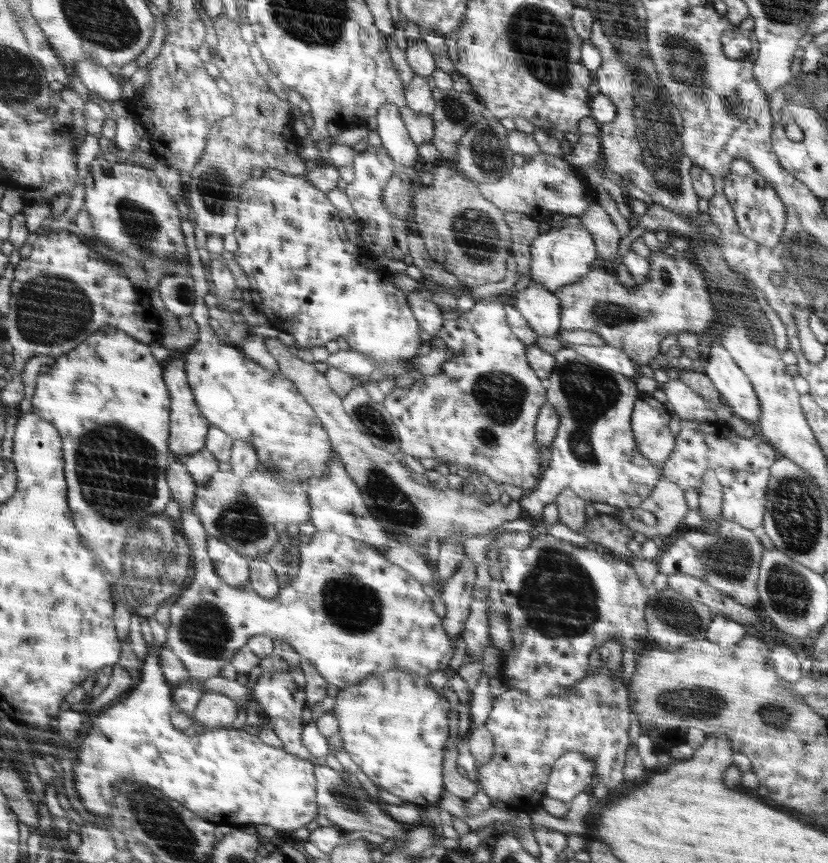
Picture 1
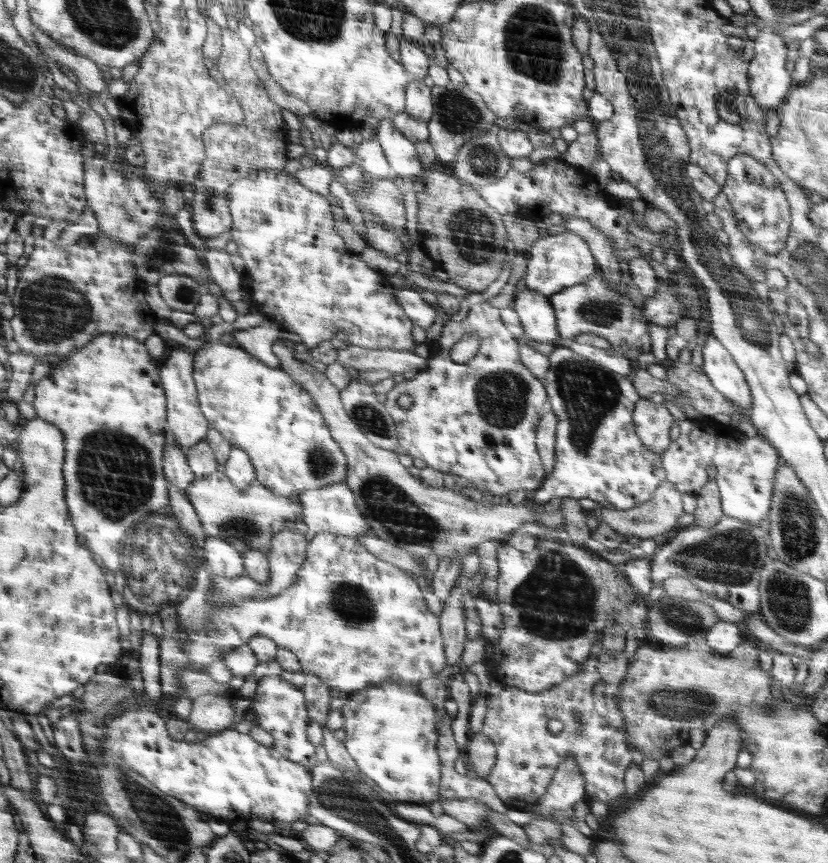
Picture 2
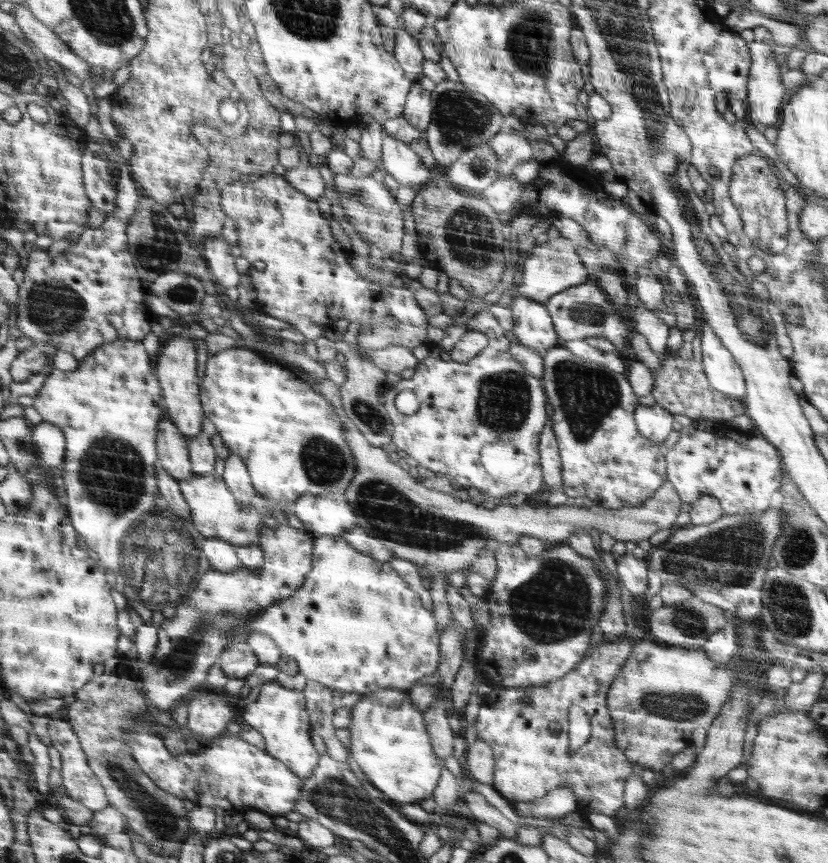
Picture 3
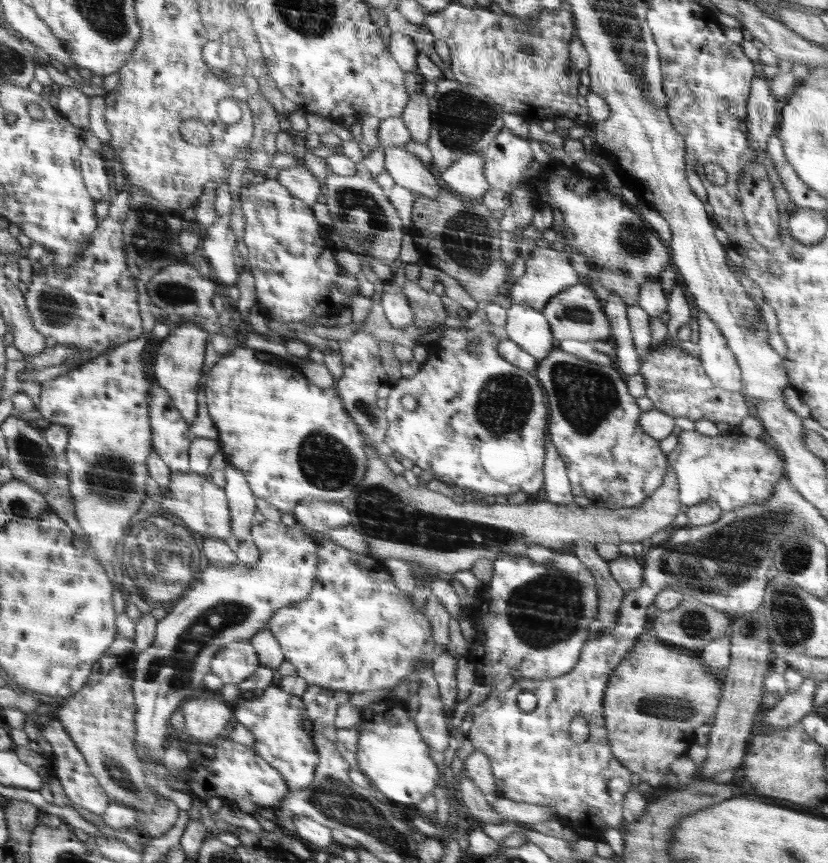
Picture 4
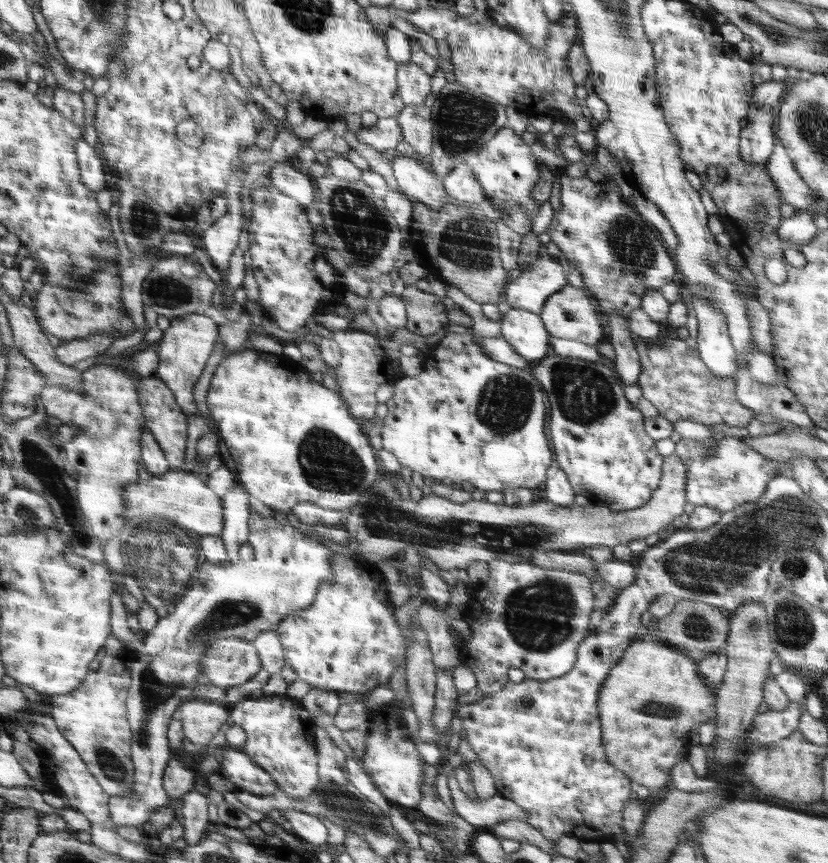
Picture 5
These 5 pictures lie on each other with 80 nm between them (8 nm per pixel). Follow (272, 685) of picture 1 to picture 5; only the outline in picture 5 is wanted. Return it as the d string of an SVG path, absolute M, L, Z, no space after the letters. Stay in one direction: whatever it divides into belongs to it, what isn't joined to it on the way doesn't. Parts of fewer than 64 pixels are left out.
M288 696L244 699L230 711L231 724L242 727L246 742L239 746L244 754L261 766L277 783L280 791L292 798L306 798L319 786L315 722L302 702Z

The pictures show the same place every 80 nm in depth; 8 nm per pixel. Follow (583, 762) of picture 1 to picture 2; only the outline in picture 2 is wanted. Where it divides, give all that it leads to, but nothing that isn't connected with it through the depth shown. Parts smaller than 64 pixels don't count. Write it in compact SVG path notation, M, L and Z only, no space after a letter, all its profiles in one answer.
M569 756L561 762L552 777L552 782L536 804L528 806L525 810L539 809L542 813L552 813L555 810L569 812L580 799L584 797L585 782L581 775L580 766L574 758Z

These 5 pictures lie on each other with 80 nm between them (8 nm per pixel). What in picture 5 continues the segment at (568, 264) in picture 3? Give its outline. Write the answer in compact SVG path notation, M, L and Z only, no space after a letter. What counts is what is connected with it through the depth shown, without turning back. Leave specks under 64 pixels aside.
M541 249L536 262L506 286L504 300L511 308L521 308L540 315L550 296L568 284L567 277L568 270L563 260Z

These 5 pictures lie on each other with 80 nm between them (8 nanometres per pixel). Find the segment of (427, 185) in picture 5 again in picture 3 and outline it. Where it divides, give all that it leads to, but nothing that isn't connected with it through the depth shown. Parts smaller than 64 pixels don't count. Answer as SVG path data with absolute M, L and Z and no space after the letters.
M385 132L381 153L383 172L391 174L398 184L419 190L431 179L432 171L422 164L412 147Z

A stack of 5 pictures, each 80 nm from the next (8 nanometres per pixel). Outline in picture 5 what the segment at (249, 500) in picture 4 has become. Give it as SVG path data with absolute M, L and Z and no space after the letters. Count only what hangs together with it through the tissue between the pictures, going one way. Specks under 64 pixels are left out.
M234 478L234 485L225 494L222 502L224 529L221 530L220 539L224 542L226 551L229 552L228 563L231 565L240 560L238 550L242 545L247 544L248 520L250 520L252 510L248 502L249 495L241 483L240 480Z

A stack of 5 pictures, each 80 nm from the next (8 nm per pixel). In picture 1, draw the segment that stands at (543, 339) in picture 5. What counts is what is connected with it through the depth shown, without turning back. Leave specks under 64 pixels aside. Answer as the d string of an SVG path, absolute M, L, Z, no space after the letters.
M531 282L512 296L516 310L538 336L556 337L560 331L560 299L541 282Z

